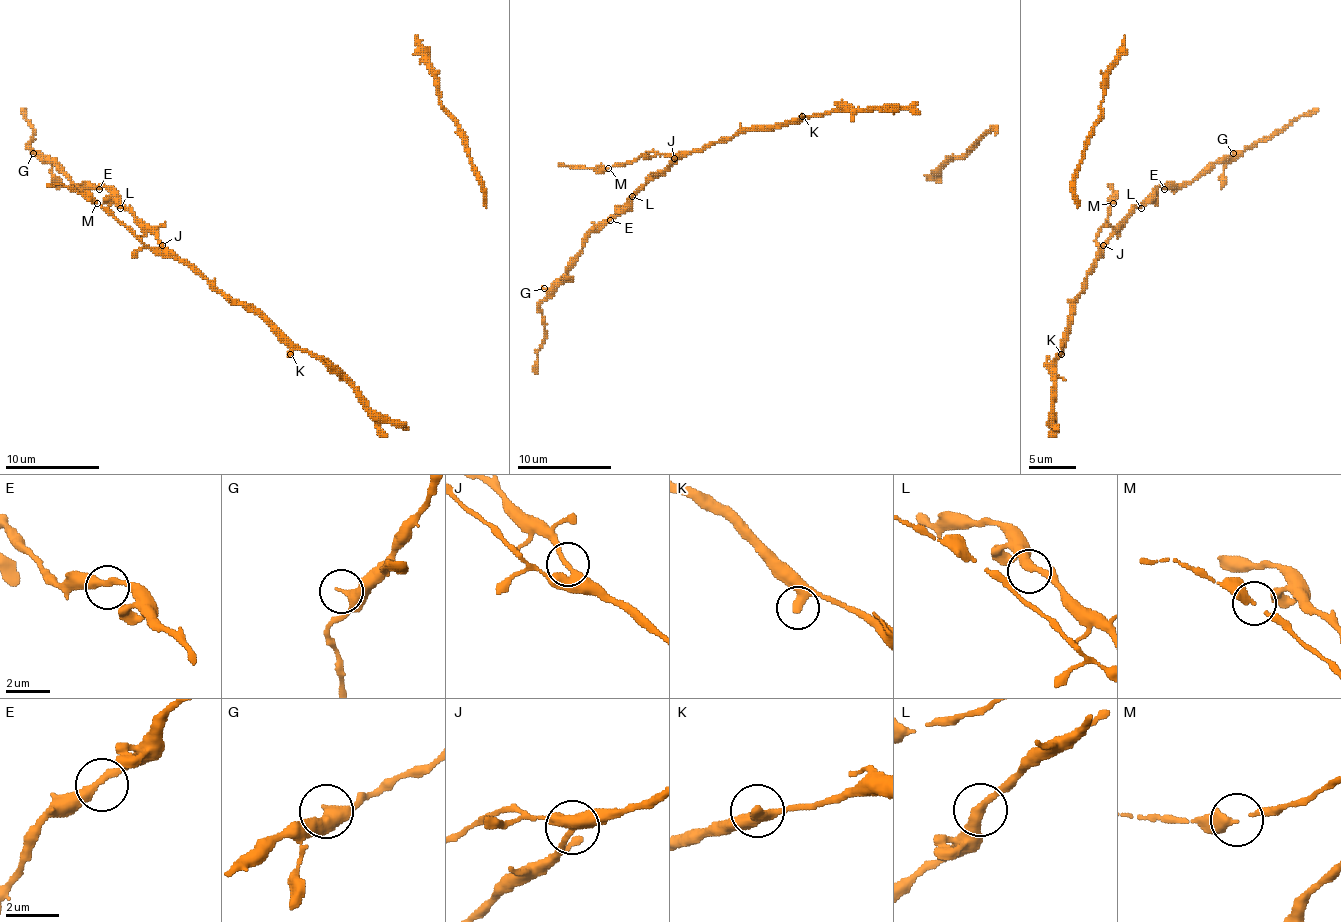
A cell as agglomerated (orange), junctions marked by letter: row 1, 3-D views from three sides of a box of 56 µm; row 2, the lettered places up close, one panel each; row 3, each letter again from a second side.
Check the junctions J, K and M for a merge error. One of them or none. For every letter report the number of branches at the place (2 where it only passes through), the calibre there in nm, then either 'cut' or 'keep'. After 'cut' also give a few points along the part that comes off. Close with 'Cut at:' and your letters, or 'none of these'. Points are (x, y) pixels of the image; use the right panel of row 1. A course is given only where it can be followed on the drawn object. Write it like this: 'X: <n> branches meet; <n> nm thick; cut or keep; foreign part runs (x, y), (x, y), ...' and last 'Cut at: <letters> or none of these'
J: 2 branches meet; 320 nm thick; keep
K: 2 branches meet; 280 nm thick; keep
M: 2 branches meet; 320 nm thick; keep
Cut at: none of these

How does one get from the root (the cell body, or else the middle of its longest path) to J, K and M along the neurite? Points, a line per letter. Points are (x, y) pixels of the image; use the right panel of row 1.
J: (1065, 337), (1070, 307), (1082, 293), (1082, 283), (1096, 262), (1096, 252), (1103, 245)
K: (1065, 337), (1061, 354)
M: (1065, 337), (1070, 307), (1082, 293), (1082, 283), (1098, 257), (1096, 236), (1105, 224), (1108, 208), (1113, 203)

